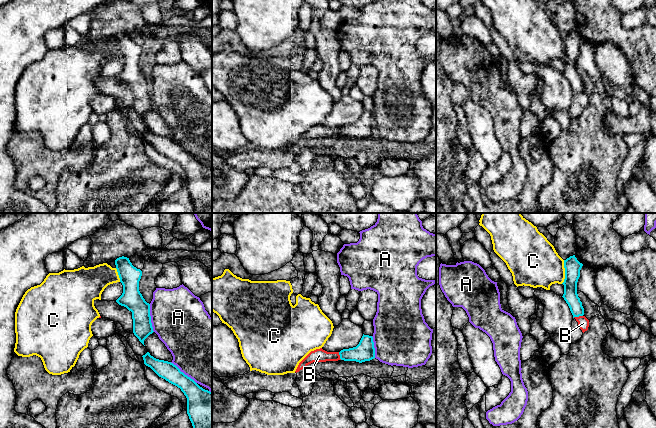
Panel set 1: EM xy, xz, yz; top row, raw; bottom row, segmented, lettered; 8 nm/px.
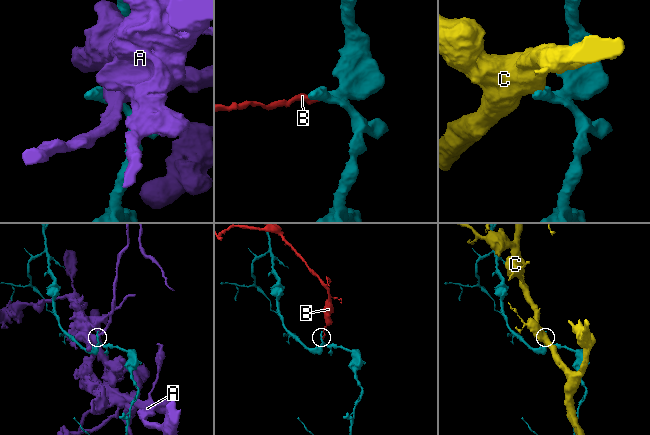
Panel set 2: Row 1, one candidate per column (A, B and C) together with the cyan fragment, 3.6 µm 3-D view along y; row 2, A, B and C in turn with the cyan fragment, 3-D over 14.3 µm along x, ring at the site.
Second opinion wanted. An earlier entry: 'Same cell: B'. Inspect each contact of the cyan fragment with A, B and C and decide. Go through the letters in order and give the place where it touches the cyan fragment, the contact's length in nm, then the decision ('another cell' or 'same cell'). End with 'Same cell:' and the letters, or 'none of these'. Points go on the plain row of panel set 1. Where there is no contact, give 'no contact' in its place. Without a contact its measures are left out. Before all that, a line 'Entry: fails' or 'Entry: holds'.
Entry: fails
A: contact xy (150, 94); length 220 nm; another cell
B: contact yz (577, 92); length 80 nm; another cell
C: contact yz (565, 48); length 190 nm; another cell
Same cell: none of these

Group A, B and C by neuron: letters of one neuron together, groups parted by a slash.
A / B / C

